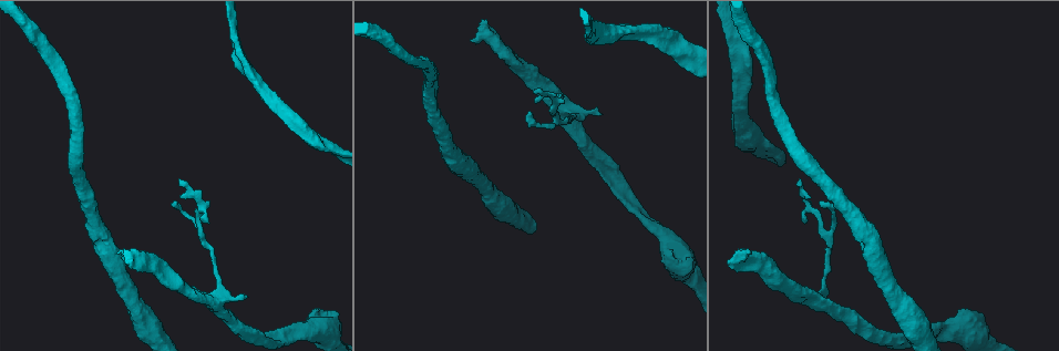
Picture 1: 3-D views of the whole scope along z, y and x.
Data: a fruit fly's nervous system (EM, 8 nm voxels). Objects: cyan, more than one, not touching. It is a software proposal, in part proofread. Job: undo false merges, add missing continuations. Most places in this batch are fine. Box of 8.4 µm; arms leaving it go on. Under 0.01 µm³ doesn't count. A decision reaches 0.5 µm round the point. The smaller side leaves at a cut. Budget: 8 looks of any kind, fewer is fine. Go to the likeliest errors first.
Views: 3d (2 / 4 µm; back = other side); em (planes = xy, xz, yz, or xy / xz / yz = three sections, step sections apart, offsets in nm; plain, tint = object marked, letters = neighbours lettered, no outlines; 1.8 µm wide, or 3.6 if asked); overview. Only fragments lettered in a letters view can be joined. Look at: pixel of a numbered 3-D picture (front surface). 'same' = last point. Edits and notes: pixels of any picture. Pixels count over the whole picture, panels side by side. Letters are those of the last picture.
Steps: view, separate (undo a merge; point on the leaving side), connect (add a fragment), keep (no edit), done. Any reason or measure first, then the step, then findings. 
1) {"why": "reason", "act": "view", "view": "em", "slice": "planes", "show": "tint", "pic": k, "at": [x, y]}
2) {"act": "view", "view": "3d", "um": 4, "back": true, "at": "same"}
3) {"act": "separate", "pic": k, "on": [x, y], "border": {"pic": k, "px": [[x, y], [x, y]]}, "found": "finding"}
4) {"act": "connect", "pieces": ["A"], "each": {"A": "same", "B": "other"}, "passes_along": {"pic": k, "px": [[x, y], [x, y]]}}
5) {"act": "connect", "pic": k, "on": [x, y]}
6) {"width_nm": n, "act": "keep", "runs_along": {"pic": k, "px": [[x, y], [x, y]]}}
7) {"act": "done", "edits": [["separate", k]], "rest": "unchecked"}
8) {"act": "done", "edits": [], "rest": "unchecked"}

{"act": "view", "view": "em", "slice": "yz", "step": 8, "show": "letters", "pic": 1, "at": [729, 263]}

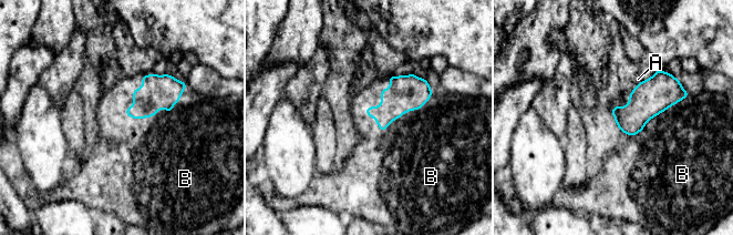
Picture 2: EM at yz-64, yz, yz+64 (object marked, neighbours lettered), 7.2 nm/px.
{"act": "connect", "pieces": ["B"], "each": {"A": "other", "B": "same"}, "found": "it goes on there"}

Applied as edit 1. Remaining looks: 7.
{"why": "see it whole again", "act": "view", "view": "overview"}

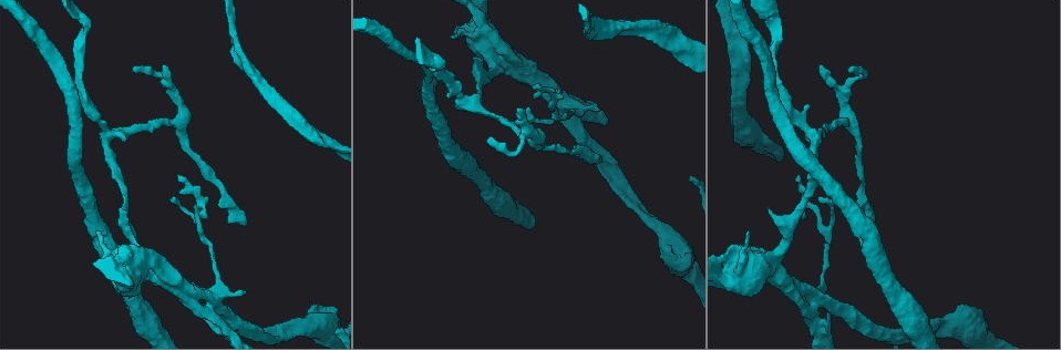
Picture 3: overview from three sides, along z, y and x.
{"why": "an open end", "act": "view", "view": "em", "slice": "planes", "show": "letters", "pic": 3, "at": [773, 142]}

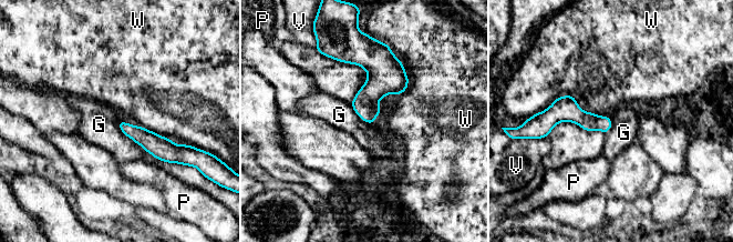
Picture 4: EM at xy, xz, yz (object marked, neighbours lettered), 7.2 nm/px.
{"act": "keep", "each": {"G": "other", "P": "other", "V": "other", "W": "other"}, "runs_along": {"pic": 4, "px": [[121, 124], [154, 143], [171, 160]]}, "found": "no lettered fragment goes on from it"}

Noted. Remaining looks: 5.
{"why": "an open end", "act": "view", "view": "em", "slice": "planes", "show": "letters", "pic": 3, "at": [531, 107]}

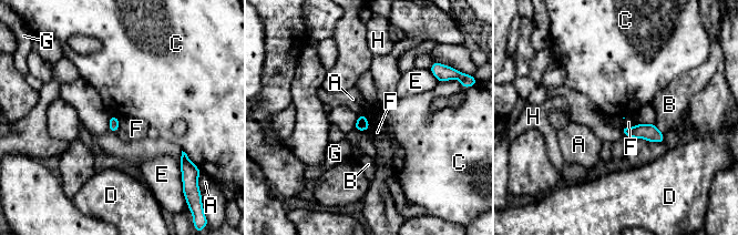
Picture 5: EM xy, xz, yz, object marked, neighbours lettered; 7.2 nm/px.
{"width_nm": 70, "act": "keep", "each": {"A": "other", "B": "other", "C": "other", "D": "other", "E": "other", "F": "other", "G": "other", "H": "other"}, "border": {"pic": 5, "px": [[362, 113], [369, 123]]}, "found": "no lettered fragment goes on from it"}

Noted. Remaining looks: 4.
{"act": "done", "edits": [["connect", 2]], "rest": "unchecked"}

